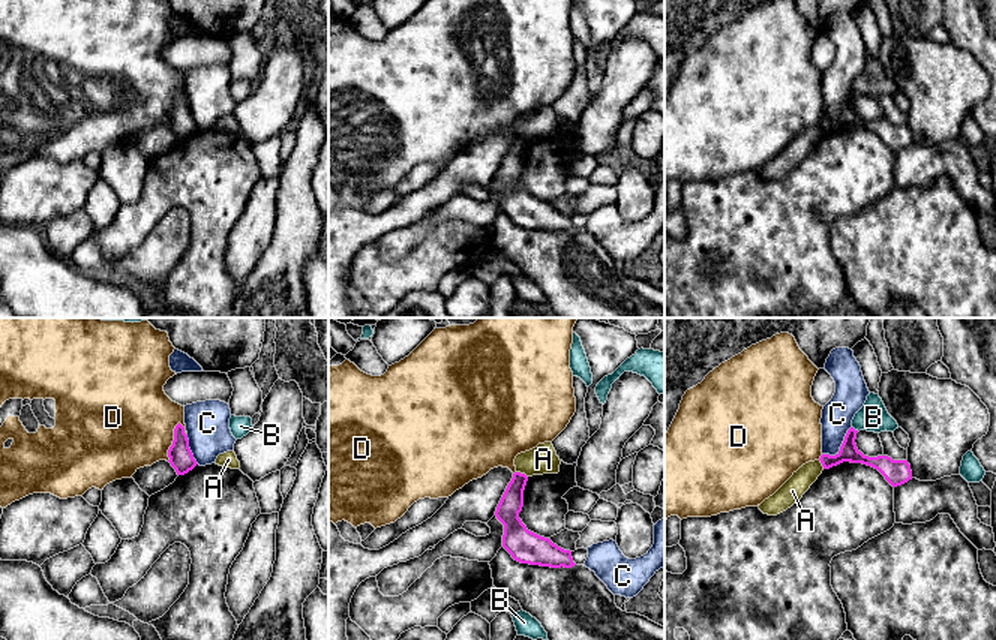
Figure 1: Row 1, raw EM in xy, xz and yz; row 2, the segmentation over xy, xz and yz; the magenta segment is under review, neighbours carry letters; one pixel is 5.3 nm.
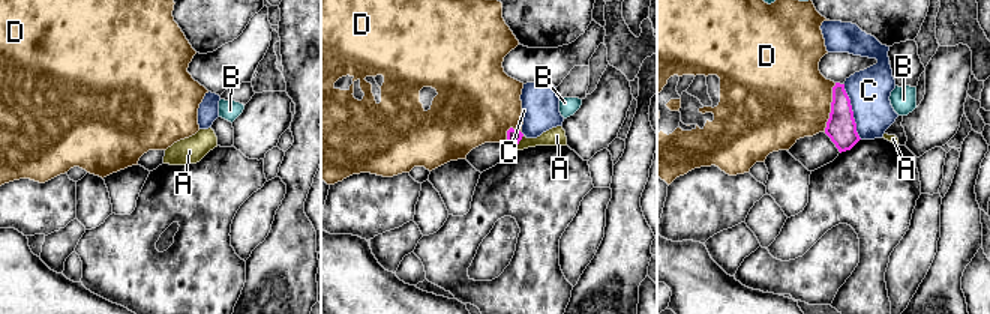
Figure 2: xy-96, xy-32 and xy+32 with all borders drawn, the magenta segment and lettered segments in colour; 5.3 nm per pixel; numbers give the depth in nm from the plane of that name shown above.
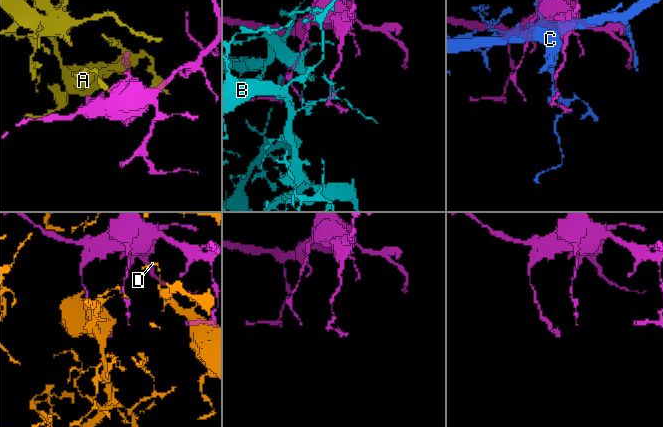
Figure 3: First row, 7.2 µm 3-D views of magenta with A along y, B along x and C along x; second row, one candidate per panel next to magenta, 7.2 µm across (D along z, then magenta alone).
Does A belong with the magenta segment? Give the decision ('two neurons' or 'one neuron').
two neurons

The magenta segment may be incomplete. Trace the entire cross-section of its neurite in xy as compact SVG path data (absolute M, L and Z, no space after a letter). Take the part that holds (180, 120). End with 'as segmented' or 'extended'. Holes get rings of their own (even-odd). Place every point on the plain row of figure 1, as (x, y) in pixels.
M180 87L174 93L174 105L168 114L168 121L168 126L176 133L177 139L184 139L198 129L189 112L189 103L184 97L184 91Z | as segmented

